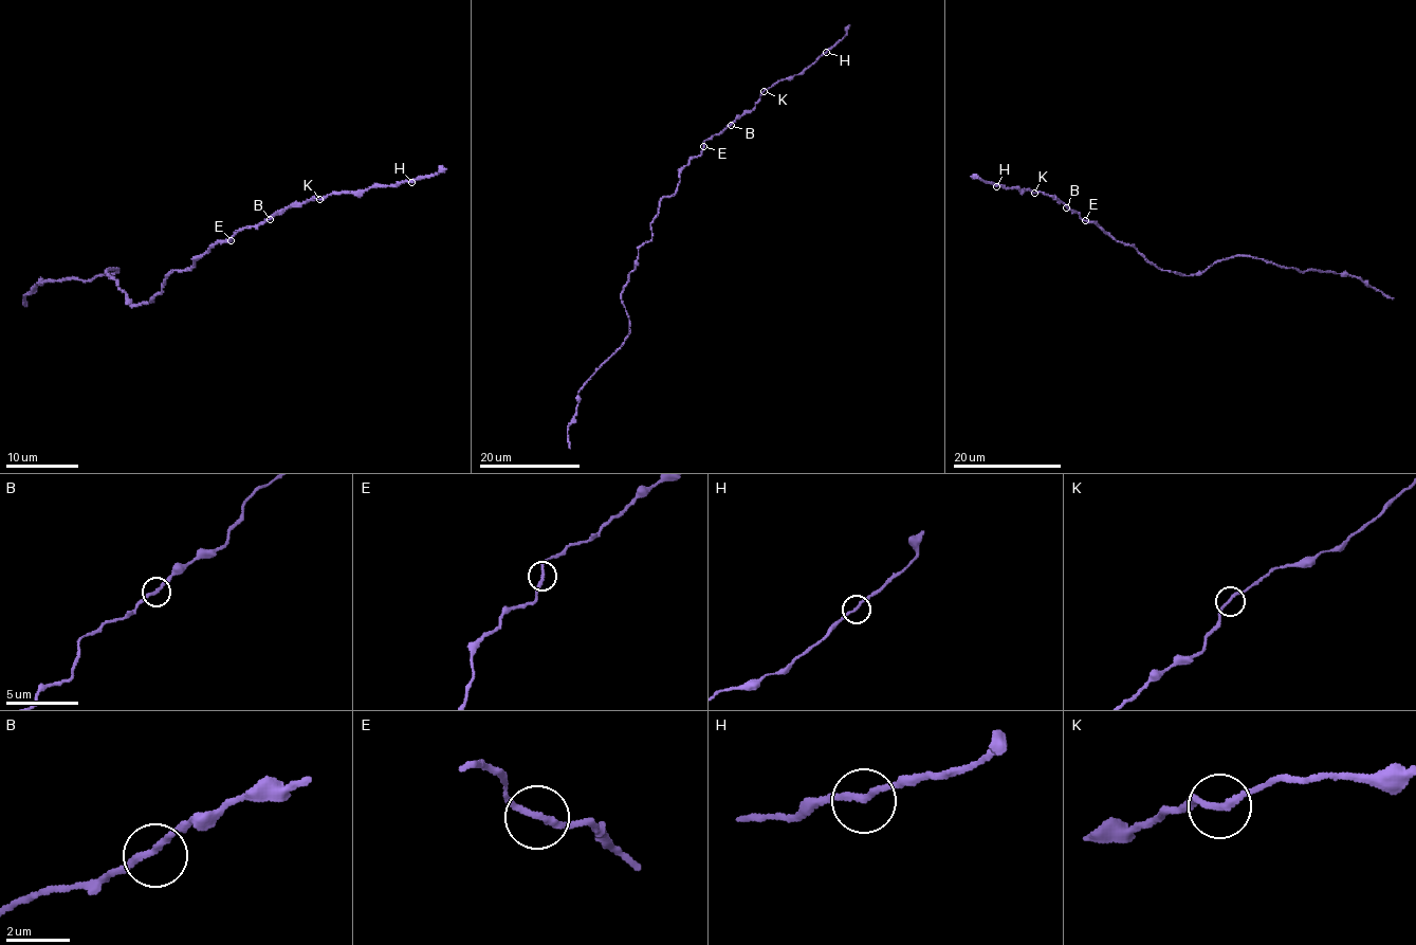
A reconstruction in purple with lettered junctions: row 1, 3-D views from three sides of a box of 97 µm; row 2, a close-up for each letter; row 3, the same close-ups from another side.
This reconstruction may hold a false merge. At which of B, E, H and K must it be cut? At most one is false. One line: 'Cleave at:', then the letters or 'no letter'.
Cleave at: no letter

